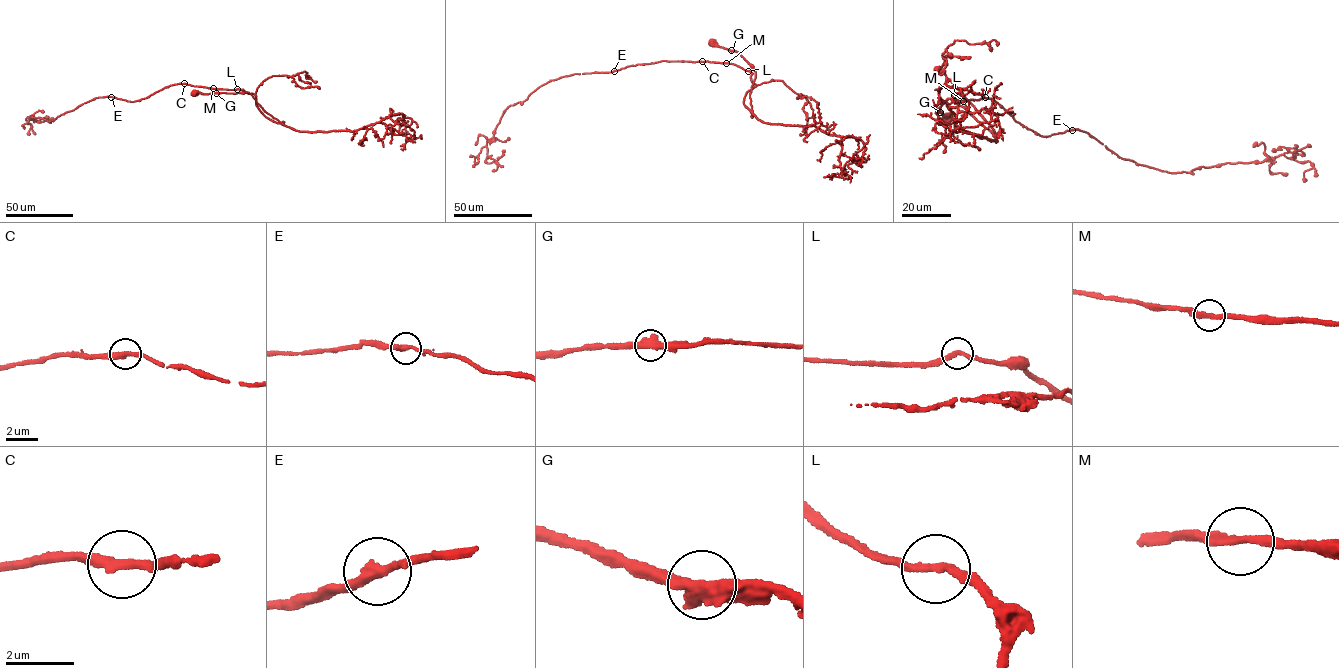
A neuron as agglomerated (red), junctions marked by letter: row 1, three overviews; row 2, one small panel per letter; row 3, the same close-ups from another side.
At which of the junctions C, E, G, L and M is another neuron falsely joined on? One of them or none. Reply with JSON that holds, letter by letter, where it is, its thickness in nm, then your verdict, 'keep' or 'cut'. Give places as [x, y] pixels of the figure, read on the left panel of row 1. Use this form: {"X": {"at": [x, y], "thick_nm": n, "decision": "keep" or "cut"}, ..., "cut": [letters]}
{"C": {"at": [184, 83], "thick_nm": 280, "decision": "keep"}, "E": {"at": [111, 97], "thick_nm": 280, "decision": "keep"}, "G": {"at": [216, 93], "thick_nm": 500, "decision": "keep"}, "L": {"at": [237, 89], "thick_nm": 240, "decision": "keep"}, "M": {"at": [213, 88], "thick_nm": 240, "decision": "keep"}, "cut": []}

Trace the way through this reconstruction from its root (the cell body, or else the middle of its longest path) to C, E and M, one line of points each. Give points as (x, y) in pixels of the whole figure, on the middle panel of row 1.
C: (712, 43), (737, 51), (755, 71), (752, 113), (743, 101), (756, 85), (750, 71), (702, 61)
E: (712, 43), (755, 71), (752, 113), (743, 101), (756, 85), (751, 73), (733, 64), (662, 61), (614, 71)
M: (712, 43), (737, 51), (755, 71), (749, 95), (752, 113), (743, 101), (756, 85), (751, 73), (726, 63)

